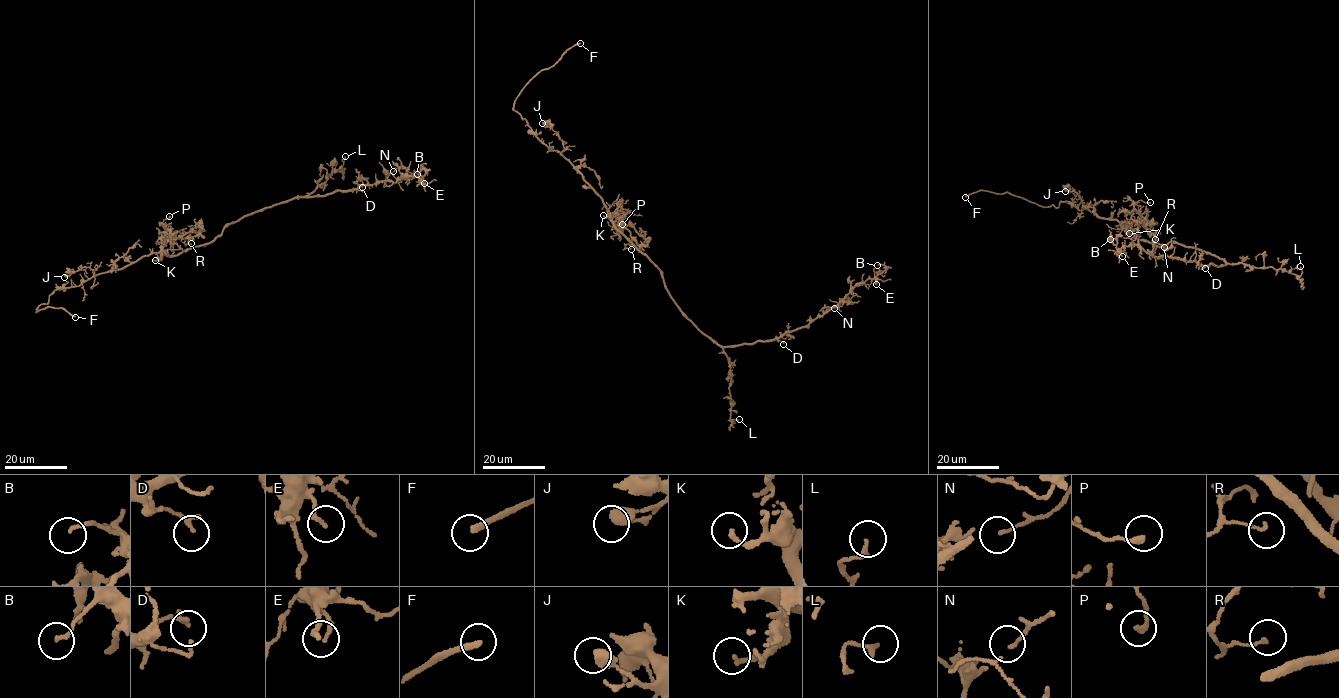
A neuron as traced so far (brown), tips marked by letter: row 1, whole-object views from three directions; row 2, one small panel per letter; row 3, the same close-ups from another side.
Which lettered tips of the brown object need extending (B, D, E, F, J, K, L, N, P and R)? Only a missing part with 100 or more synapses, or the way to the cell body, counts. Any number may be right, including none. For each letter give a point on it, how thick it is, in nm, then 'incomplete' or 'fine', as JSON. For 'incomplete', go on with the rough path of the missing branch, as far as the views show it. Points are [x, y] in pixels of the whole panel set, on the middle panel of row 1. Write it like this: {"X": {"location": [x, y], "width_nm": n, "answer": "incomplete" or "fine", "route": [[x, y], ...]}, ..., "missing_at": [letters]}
{"B": {"location": [877, 265], "width_nm": 120, "answer": "fine"}, "D": {"location": [783, 344], "width_nm": 190, "answer": "fine"}, "E": {"location": [876, 284], "width_nm": 160, "answer": "fine"}, "F": {"location": [580, 43], "width_nm": 260, "answer": "incomplete", "route": [[580, 43], [596, 36]]}, "J": {"location": [542, 123], "width_nm": 550, "answer": "fine"}, "K": {"location": [603, 215], "width_nm": 160, "answer": "fine"}, "L": {"location": [739, 419], "width_nm": 220, "answer": "fine"}, "N": {"location": [834, 308], "width_nm": 90, "answer": "fine"}, "P": {"location": [622, 224], "width_nm": 240, "answer": "fine"}, "R": {"location": [631, 249], "width_nm": 120, "answer": "fine"}, "missing_at": ["F"]}

